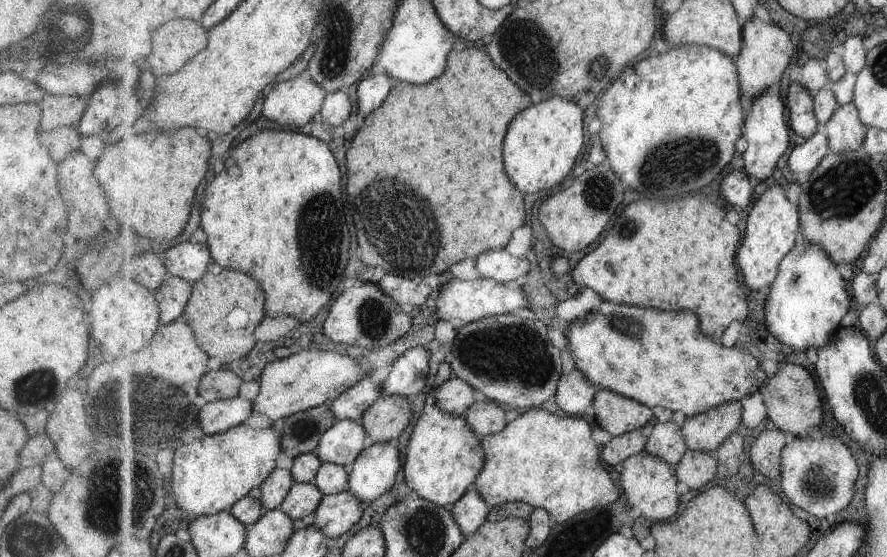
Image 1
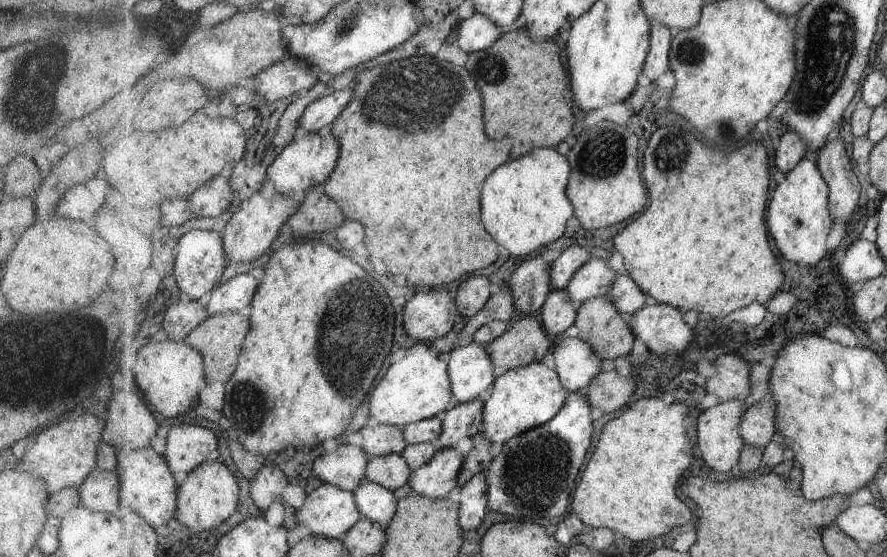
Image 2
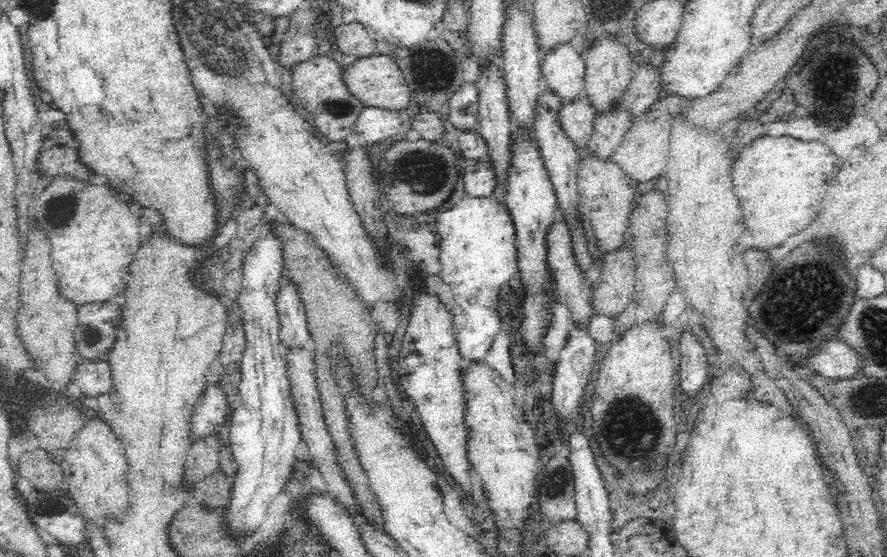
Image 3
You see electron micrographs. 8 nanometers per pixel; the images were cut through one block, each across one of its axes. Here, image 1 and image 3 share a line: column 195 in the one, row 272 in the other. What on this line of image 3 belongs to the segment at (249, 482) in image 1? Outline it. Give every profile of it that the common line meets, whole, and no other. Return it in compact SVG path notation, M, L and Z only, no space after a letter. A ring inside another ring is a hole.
M492 194L490 196L465 196L452 208L438 212L435 225L441 238L439 259L442 270L439 277L451 287L454 294L454 304L450 311L453 315L457 347L465 360L471 363L484 361L486 352L490 350L494 338L501 334L500 315L496 311L500 288L505 282L518 276L520 270L518 269L515 224L505 203L495 194Z

